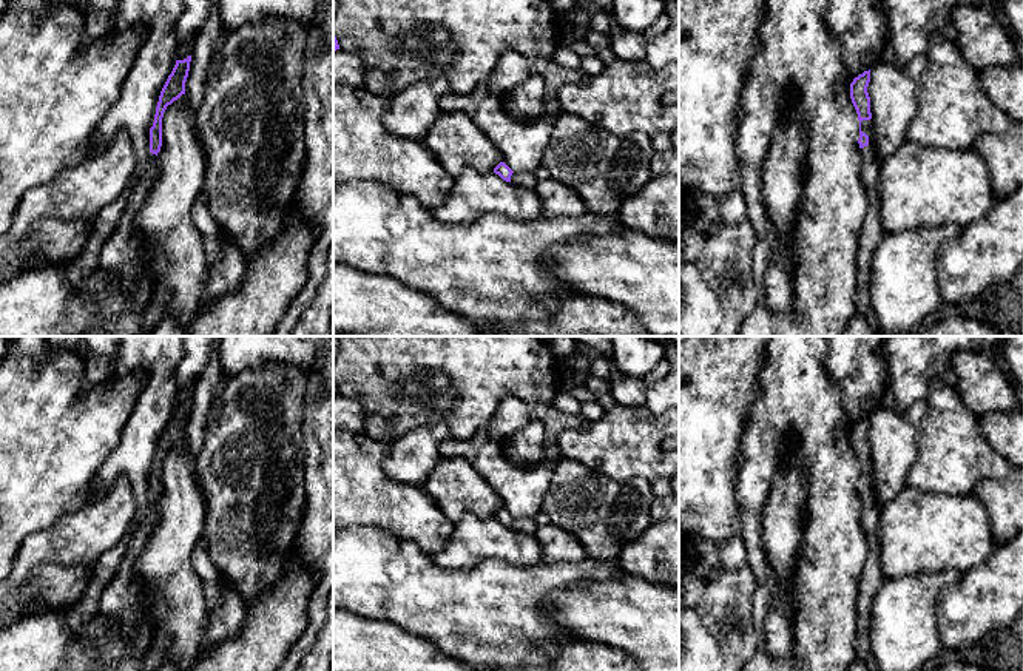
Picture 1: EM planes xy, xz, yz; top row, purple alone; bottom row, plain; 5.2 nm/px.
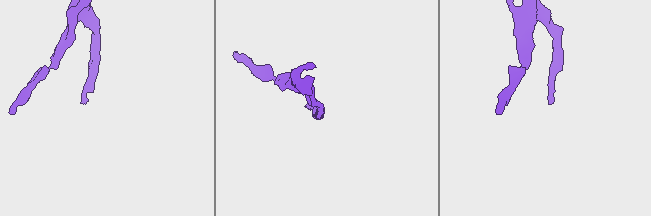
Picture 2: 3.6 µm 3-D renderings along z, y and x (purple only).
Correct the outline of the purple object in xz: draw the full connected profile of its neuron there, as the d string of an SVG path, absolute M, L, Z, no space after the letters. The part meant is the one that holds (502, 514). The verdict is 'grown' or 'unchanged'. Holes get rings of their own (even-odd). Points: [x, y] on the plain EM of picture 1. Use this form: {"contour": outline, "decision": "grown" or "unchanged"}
{"contour": "M500 507L494 514L494 518L498 520L503 526L522 534L534 534L539 528L532 517L514 518L505 507Z", "decision": "grown"}

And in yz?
{"contour": "M870 415L864 416L850 429L850 444L856 455L859 466L859 500L861 500L861 526L866 535L869 552L861 574L858 592L858 632L855 637L855 649L859 660L863 660L870 671L878 671L876 660L870 649L870 622L872 603L880 588L887 580L880 565L880 545L876 541L880 534L881 507L876 501L873 469L870 458L870 443L867 432L870 427Z", "decision": "grown"}

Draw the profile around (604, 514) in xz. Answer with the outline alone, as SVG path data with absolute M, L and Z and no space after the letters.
M559 458L542 511L572 534L588 557L616 561L626 545L653 524L650 481L619 481L574 460Z

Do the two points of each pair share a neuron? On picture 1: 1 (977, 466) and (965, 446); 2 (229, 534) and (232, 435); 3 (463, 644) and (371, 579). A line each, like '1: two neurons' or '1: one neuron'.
1: one neuron
2: one neuron
3: one neuron

